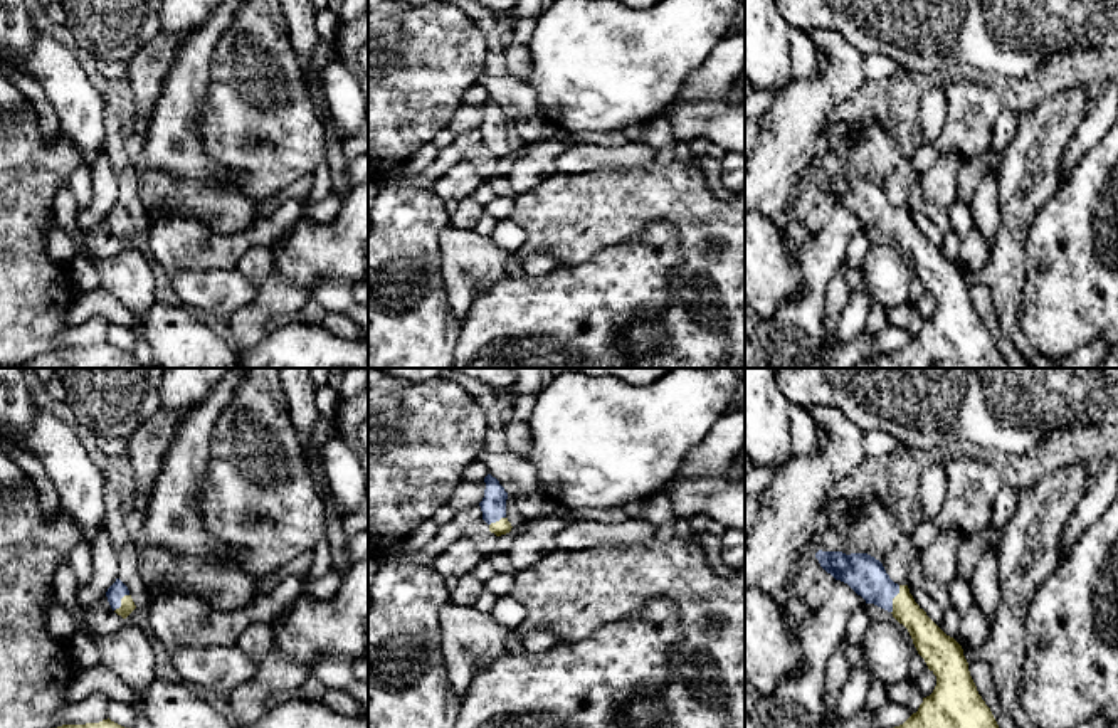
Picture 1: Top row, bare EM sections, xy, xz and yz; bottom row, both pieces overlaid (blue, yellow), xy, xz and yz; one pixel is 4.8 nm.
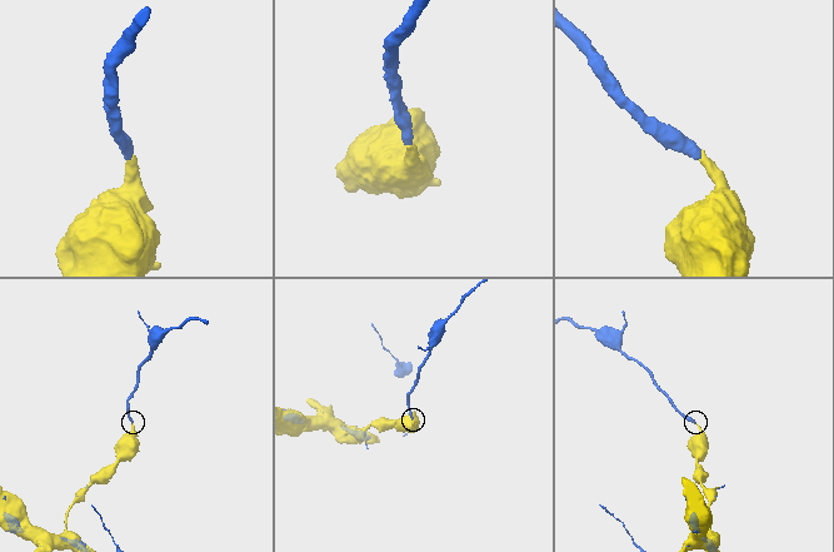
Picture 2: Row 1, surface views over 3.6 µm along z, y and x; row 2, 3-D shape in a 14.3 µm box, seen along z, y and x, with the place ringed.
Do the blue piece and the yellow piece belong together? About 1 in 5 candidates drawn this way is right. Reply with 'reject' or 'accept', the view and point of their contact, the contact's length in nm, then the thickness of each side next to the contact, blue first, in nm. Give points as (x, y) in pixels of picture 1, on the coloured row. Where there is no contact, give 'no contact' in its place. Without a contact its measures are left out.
accept | yz (893, 597) | 140 nm | 190/150 nm

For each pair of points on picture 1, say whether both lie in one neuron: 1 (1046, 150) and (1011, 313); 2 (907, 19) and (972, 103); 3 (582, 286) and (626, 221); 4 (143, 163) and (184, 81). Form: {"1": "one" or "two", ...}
{"1": "one", "2": "two", "3": "two", "4": "one"}

